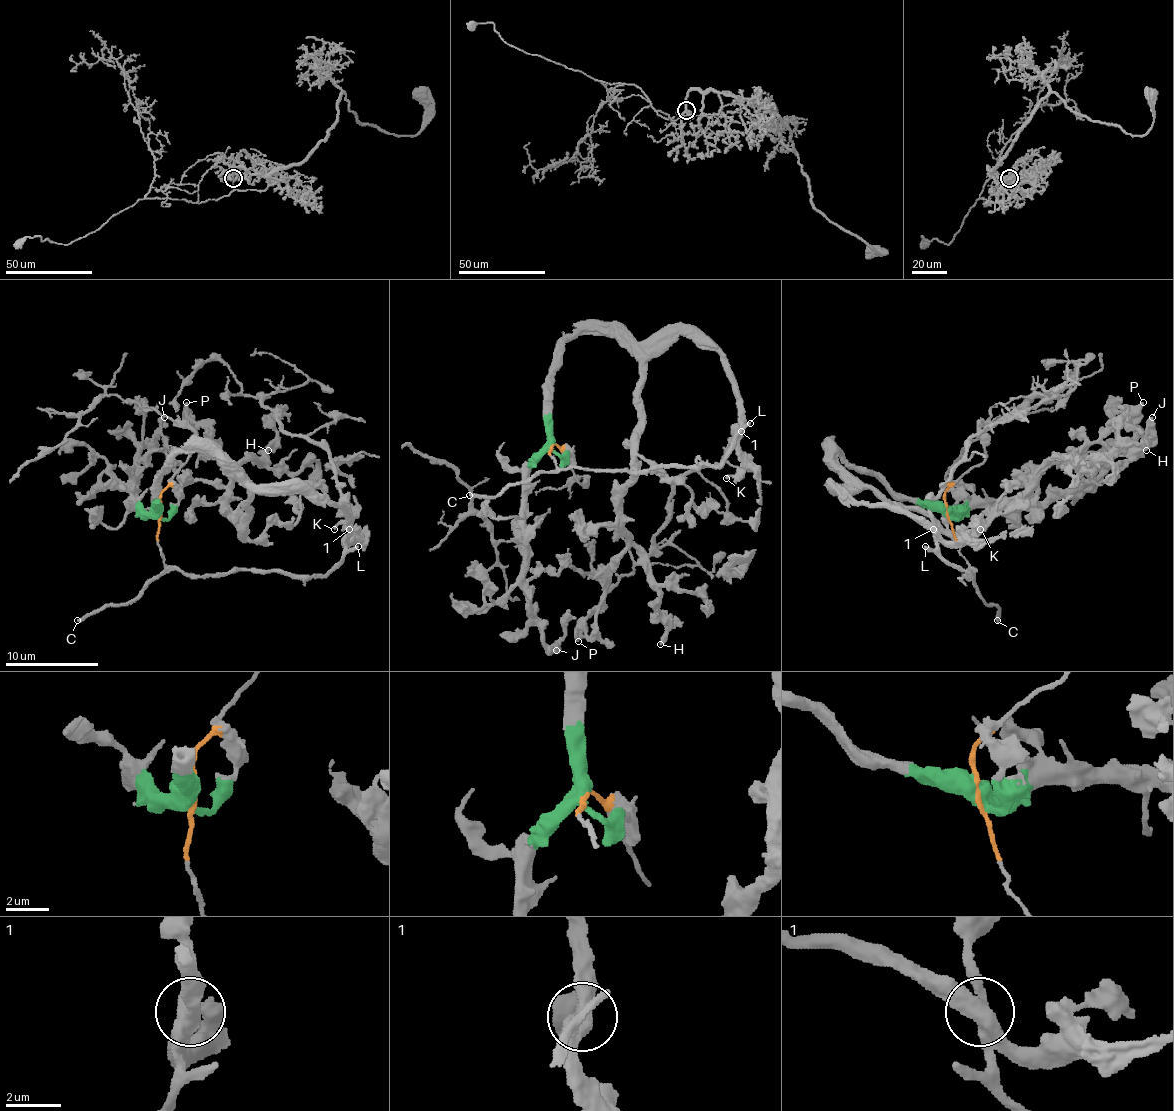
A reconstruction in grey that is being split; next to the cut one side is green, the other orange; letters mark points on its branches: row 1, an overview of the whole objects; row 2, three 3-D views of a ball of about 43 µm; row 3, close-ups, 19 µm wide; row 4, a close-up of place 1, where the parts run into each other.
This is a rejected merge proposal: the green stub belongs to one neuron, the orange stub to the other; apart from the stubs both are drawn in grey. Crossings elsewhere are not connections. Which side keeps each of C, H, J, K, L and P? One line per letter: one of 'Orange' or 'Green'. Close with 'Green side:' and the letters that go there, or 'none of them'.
C: Orange
H: Green
J: Green
K: Green
L: Orange
P: Green
Green side: H, J, K, P

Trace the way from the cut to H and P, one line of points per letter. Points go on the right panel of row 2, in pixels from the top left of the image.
H: (946, 511), (897, 497), (831, 453), (951, 532), (981, 530), (1049, 462), (1147, 450)
P: (946, 511), (897, 497), (831, 453), (895, 504), (925, 509), (951, 532), (981, 530), (1142, 401)

